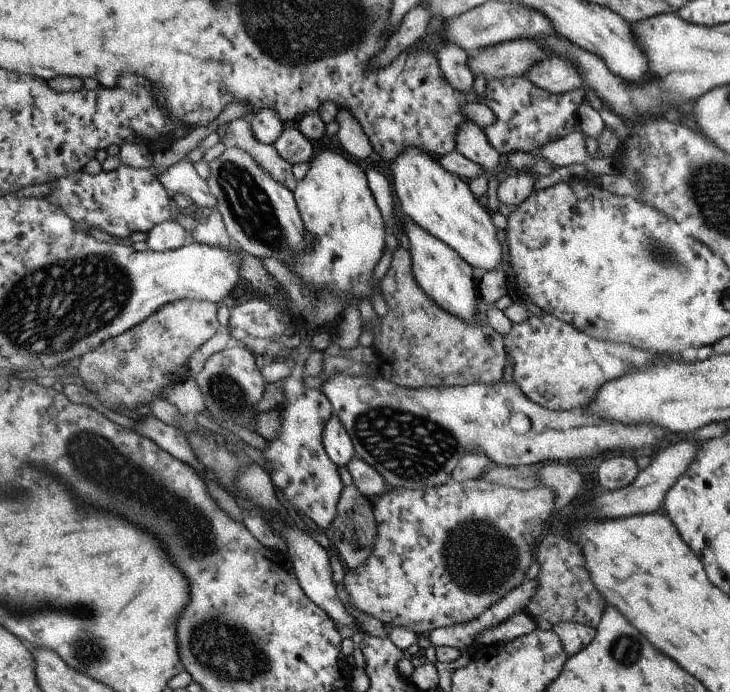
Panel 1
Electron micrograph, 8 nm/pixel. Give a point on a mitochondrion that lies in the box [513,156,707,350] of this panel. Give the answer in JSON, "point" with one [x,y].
{"point":[680,268]}

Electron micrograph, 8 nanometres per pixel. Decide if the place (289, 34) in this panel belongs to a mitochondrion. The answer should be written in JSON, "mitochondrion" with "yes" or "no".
{"mitochondrion":"yes"}

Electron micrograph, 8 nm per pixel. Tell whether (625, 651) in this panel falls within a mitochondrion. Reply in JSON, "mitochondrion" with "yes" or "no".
{"mitochondrion":"yes"}

